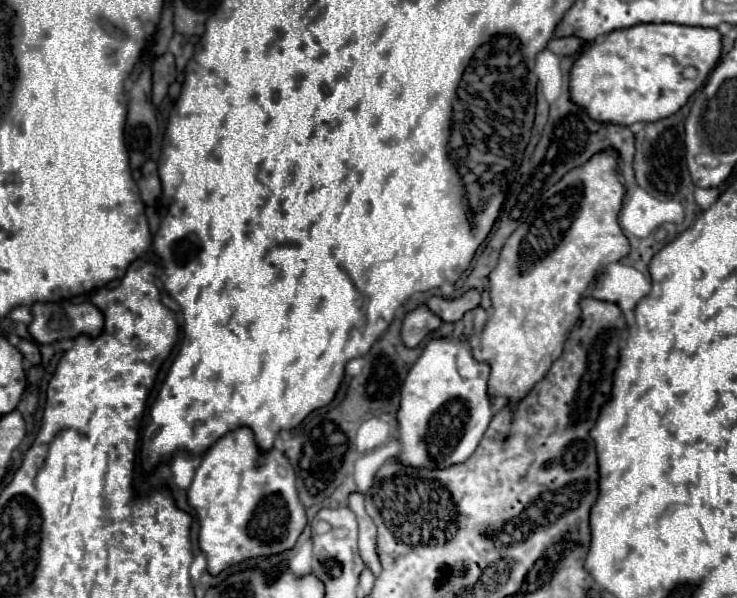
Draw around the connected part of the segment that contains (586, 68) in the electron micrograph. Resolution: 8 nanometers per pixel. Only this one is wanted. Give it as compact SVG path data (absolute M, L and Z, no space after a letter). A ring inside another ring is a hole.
M639 23L627 29L617 29L603 37L599 43L585 47L581 57L575 61L571 69L571 95L575 103L581 103L593 115L593 119L601 123L617 123L617 125L633 125L633 123L649 123L657 119L665 119L677 113L687 99L699 89L717 59L721 57L721 33L717 29L707 27L689 27L677 23ZM695 67L699 73L695 79L685 79L683 69Z

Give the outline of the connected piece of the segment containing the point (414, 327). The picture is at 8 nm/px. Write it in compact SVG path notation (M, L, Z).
M419 305L407 313L401 329L401 339L407 347L417 347L439 325L441 319L427 305Z

